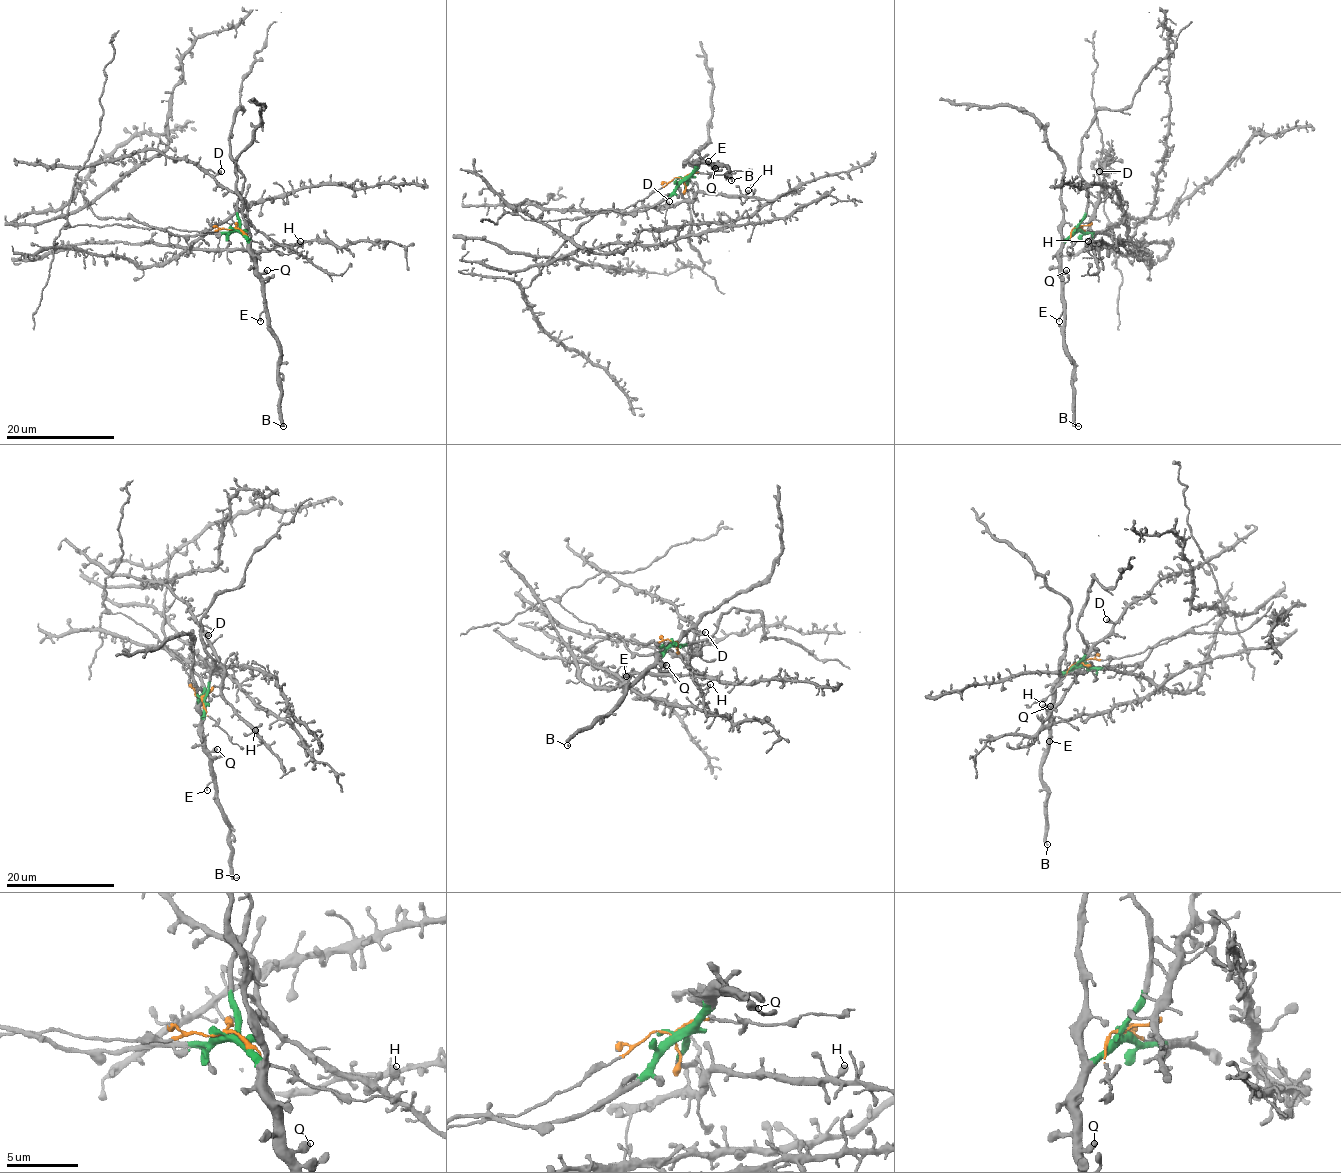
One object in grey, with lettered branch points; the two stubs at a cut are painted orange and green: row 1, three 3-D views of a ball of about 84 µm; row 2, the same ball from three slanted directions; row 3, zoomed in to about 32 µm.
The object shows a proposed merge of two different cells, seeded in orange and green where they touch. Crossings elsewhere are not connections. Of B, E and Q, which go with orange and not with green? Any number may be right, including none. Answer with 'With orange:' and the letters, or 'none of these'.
With orange: none of these

